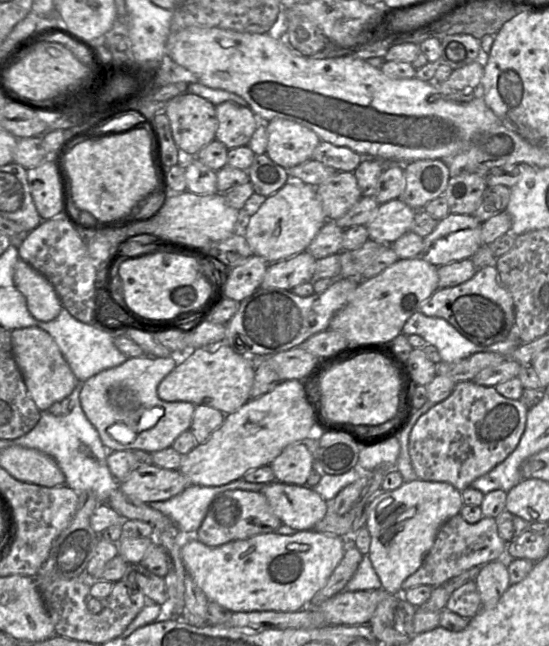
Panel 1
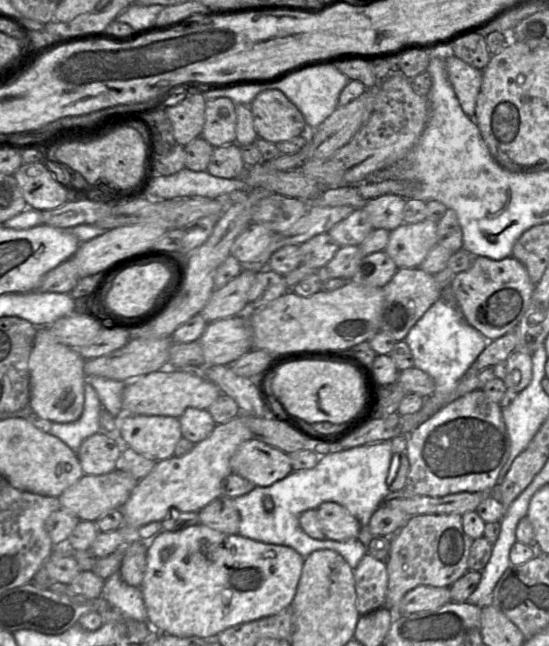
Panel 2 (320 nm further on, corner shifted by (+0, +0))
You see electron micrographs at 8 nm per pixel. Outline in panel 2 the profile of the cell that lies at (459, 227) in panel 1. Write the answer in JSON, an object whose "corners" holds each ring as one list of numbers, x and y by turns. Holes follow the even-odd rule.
{"corners":[[429,219,414,224,403,223,390,233,385,252,400,268,417,268,425,260,430,250,438,244,437,223]]}

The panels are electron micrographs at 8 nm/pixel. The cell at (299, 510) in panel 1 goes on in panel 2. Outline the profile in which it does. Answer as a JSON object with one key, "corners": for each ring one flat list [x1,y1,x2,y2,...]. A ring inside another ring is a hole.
{"corners":[[323,502,317,509,320,528,326,539,348,541,357,539,361,525,345,507,335,502]]}

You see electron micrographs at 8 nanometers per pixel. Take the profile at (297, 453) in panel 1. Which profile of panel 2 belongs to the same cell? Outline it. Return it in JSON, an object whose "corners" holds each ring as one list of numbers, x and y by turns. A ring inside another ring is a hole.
{"corners":[[256,439,246,440,237,448,230,467,232,473,260,487,271,486,293,471,289,454]]}

